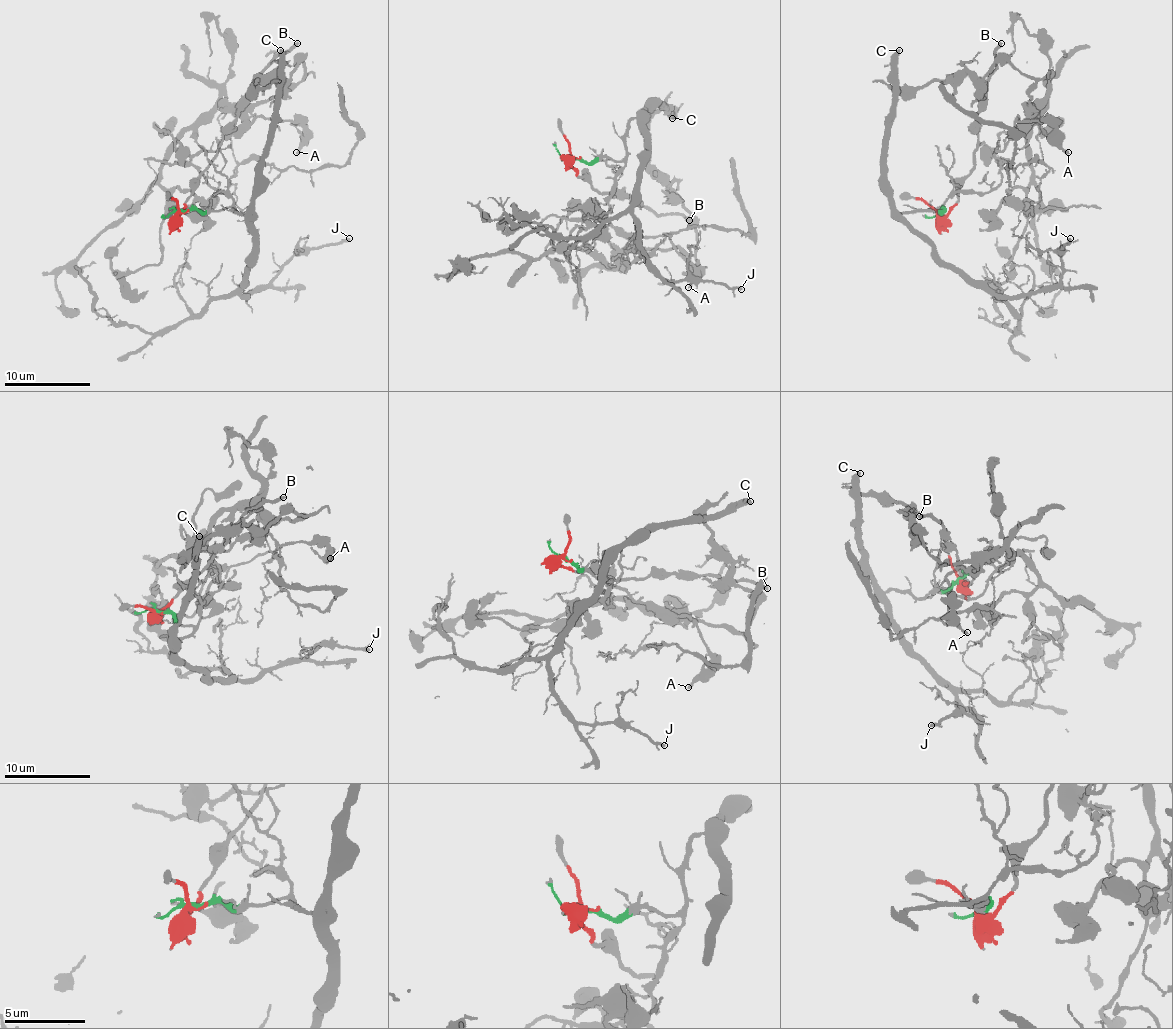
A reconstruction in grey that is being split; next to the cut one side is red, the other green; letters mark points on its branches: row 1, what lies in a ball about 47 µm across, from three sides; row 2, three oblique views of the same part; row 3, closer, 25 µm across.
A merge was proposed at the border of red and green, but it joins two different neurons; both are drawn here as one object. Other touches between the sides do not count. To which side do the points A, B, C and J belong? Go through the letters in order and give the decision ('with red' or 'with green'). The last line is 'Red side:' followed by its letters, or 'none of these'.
A: with green
B: with red
C: with green
J: with green
Red side: B

